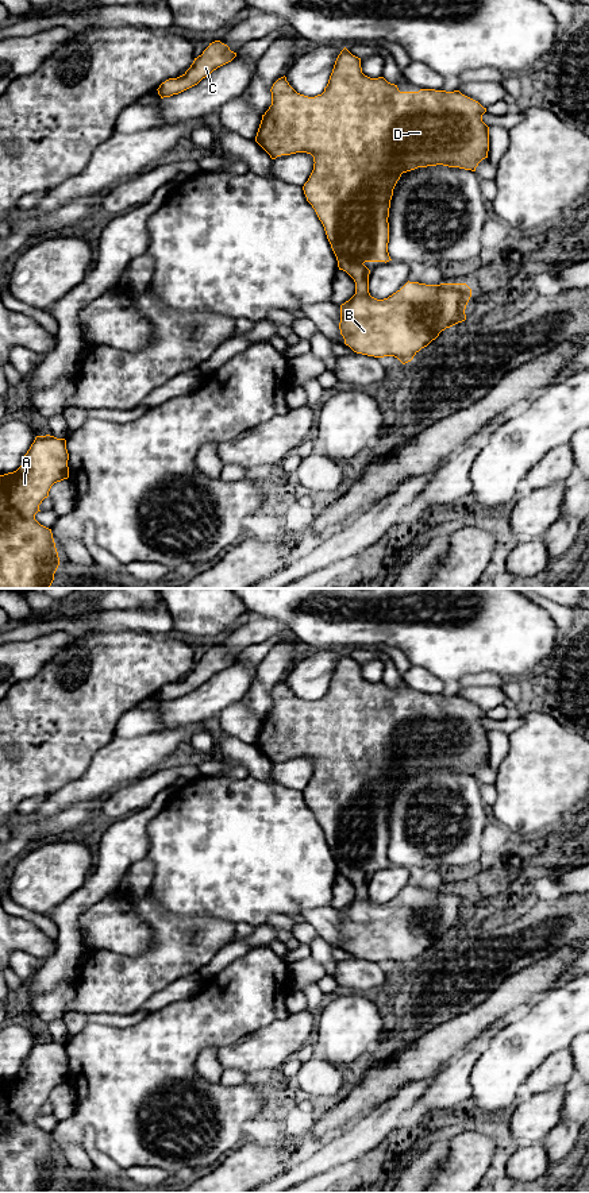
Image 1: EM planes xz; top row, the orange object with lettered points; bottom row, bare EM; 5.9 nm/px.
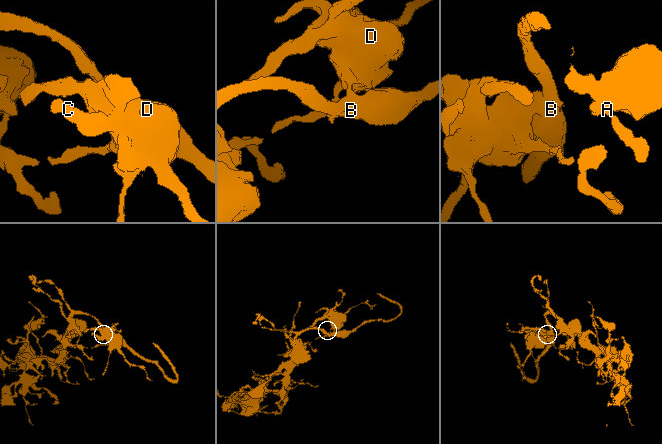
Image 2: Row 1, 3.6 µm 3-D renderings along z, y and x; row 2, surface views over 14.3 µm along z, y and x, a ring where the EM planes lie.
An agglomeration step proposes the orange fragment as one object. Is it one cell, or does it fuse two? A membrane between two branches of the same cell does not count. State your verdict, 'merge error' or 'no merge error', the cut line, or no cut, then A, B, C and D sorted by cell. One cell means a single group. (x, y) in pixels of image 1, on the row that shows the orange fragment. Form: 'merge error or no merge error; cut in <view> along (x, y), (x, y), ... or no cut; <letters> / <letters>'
no merge error; no cut; A B C D

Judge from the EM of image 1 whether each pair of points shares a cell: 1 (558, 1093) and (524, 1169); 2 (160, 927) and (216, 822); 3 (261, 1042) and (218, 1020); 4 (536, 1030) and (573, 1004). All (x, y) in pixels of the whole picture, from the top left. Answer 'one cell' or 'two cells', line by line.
1: one cell
2: two cells
3: two cells
4: one cell

